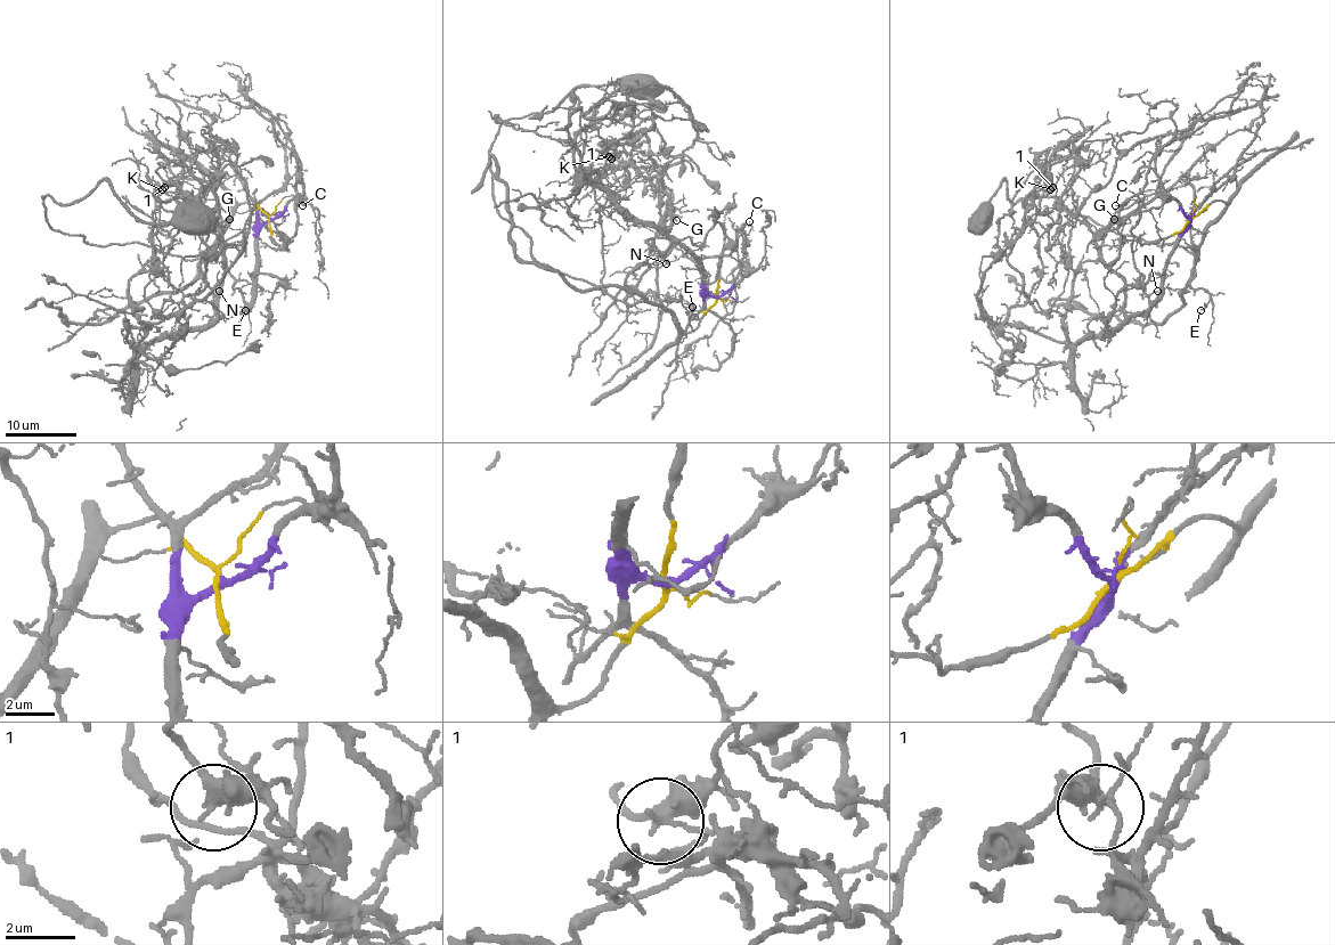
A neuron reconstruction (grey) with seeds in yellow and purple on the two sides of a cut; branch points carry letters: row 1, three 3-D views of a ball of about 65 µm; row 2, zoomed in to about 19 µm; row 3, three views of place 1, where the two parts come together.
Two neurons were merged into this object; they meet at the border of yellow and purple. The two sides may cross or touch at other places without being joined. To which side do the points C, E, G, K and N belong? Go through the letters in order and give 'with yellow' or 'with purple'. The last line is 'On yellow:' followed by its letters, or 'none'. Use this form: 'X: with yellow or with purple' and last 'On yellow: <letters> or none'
C: with yellow
E: with purple
G: with purple
K: with purple
N: with purple
On yellow: C

